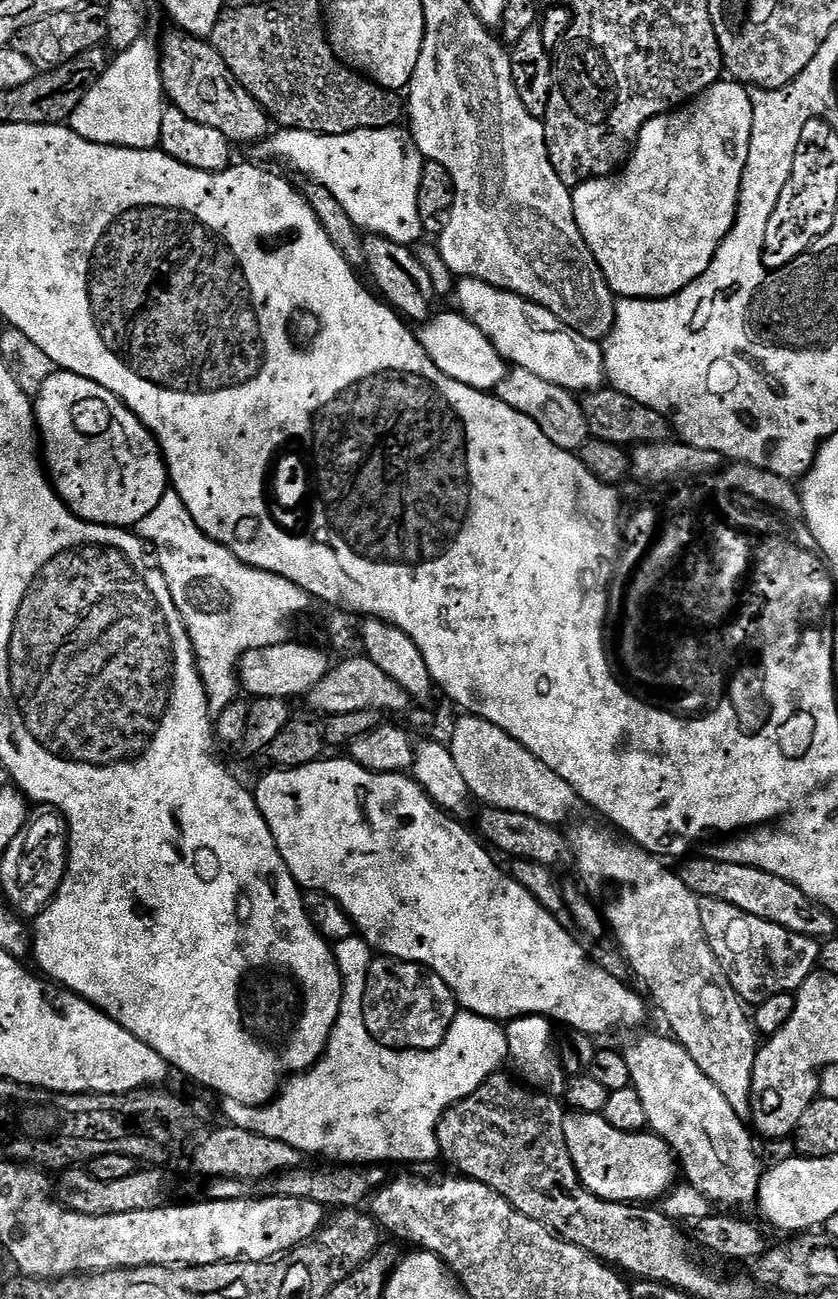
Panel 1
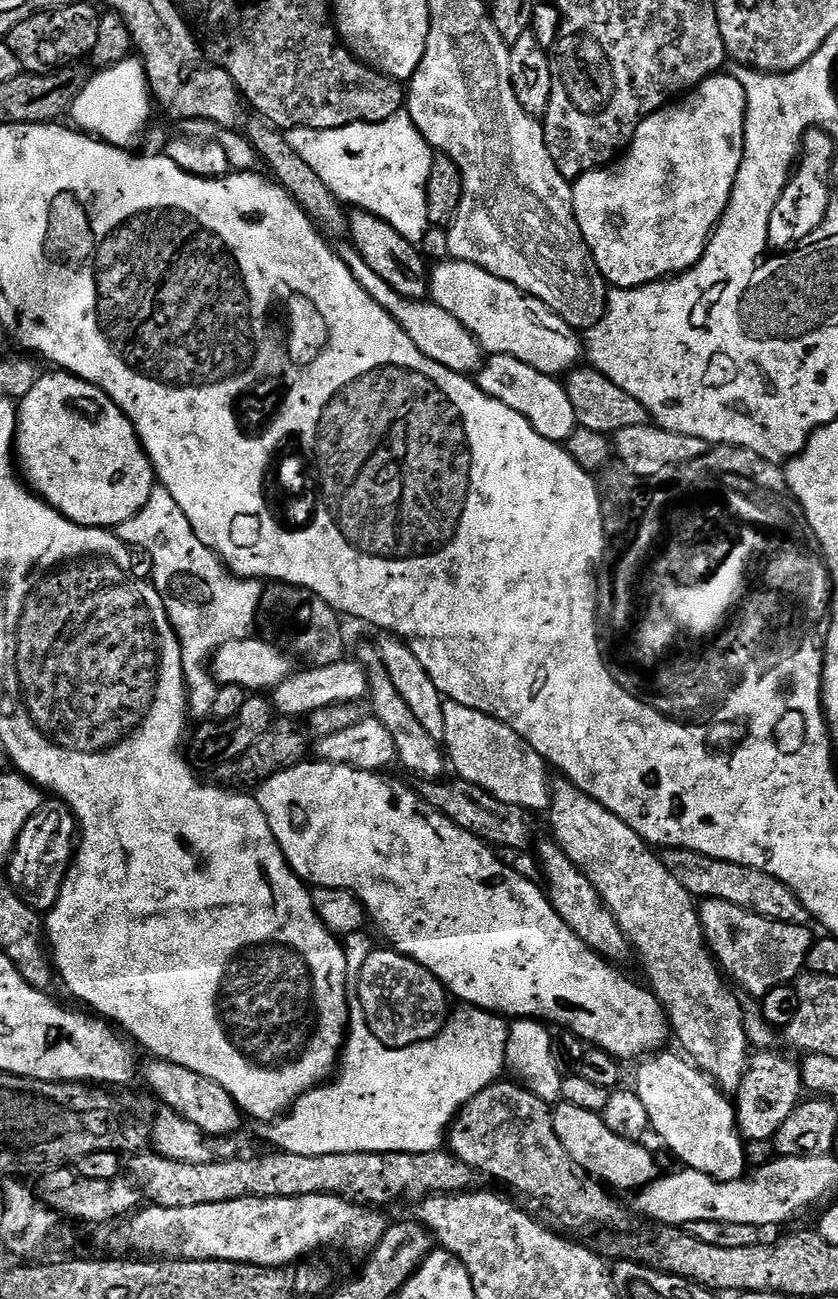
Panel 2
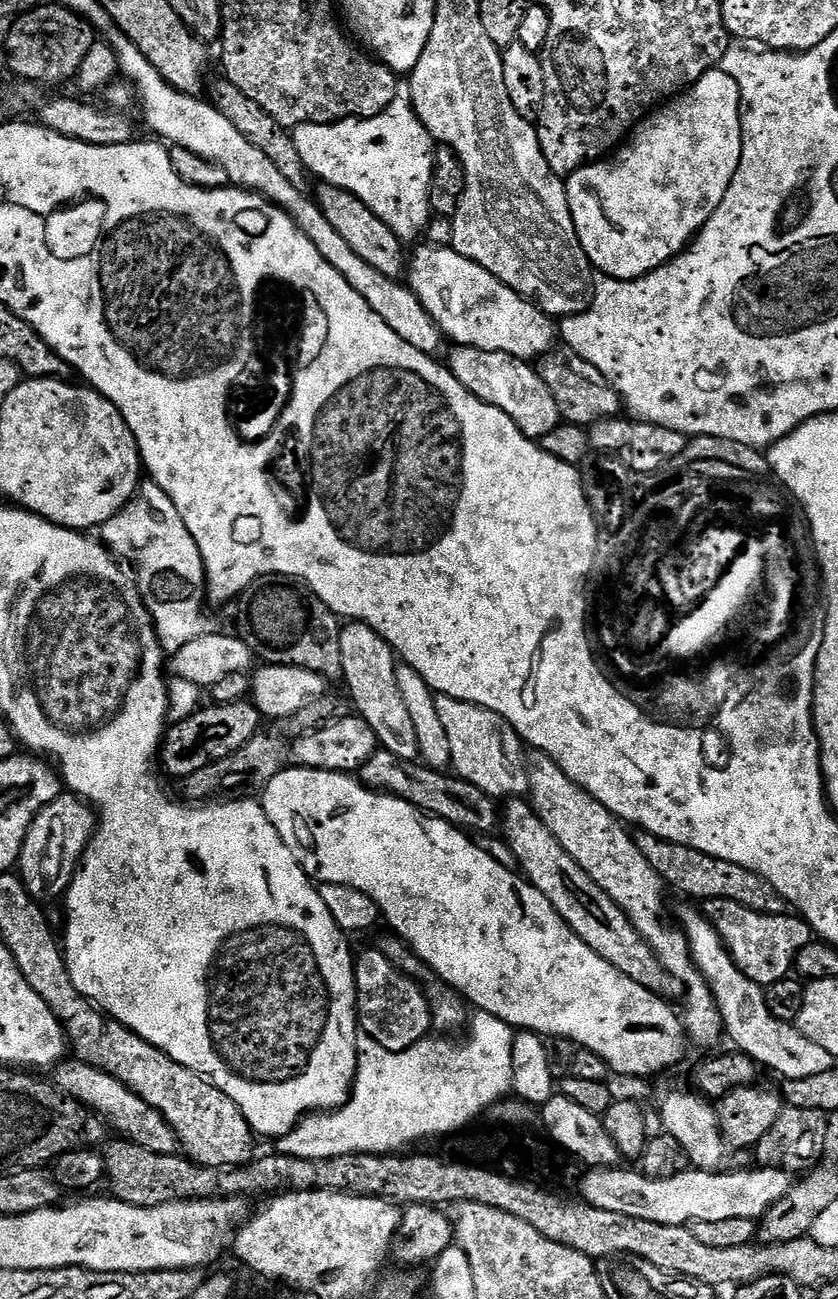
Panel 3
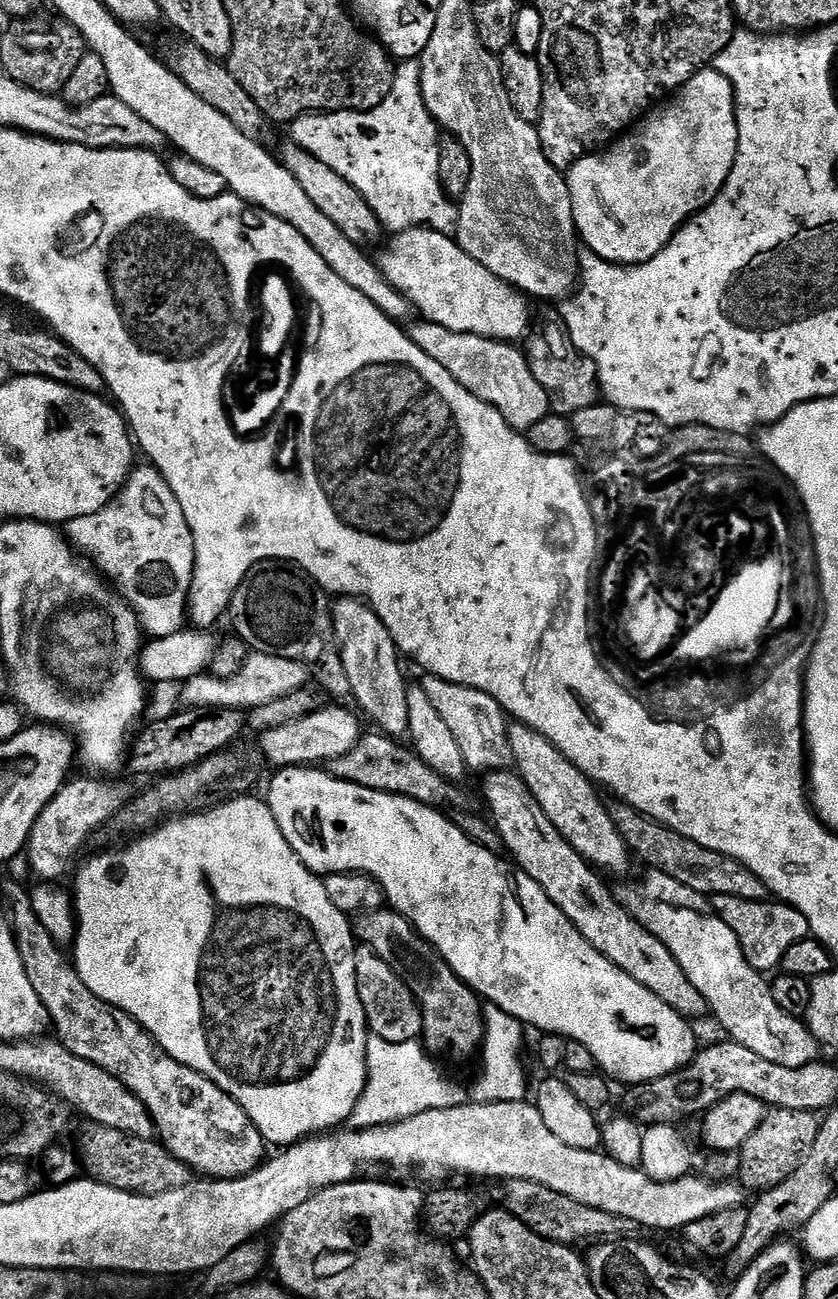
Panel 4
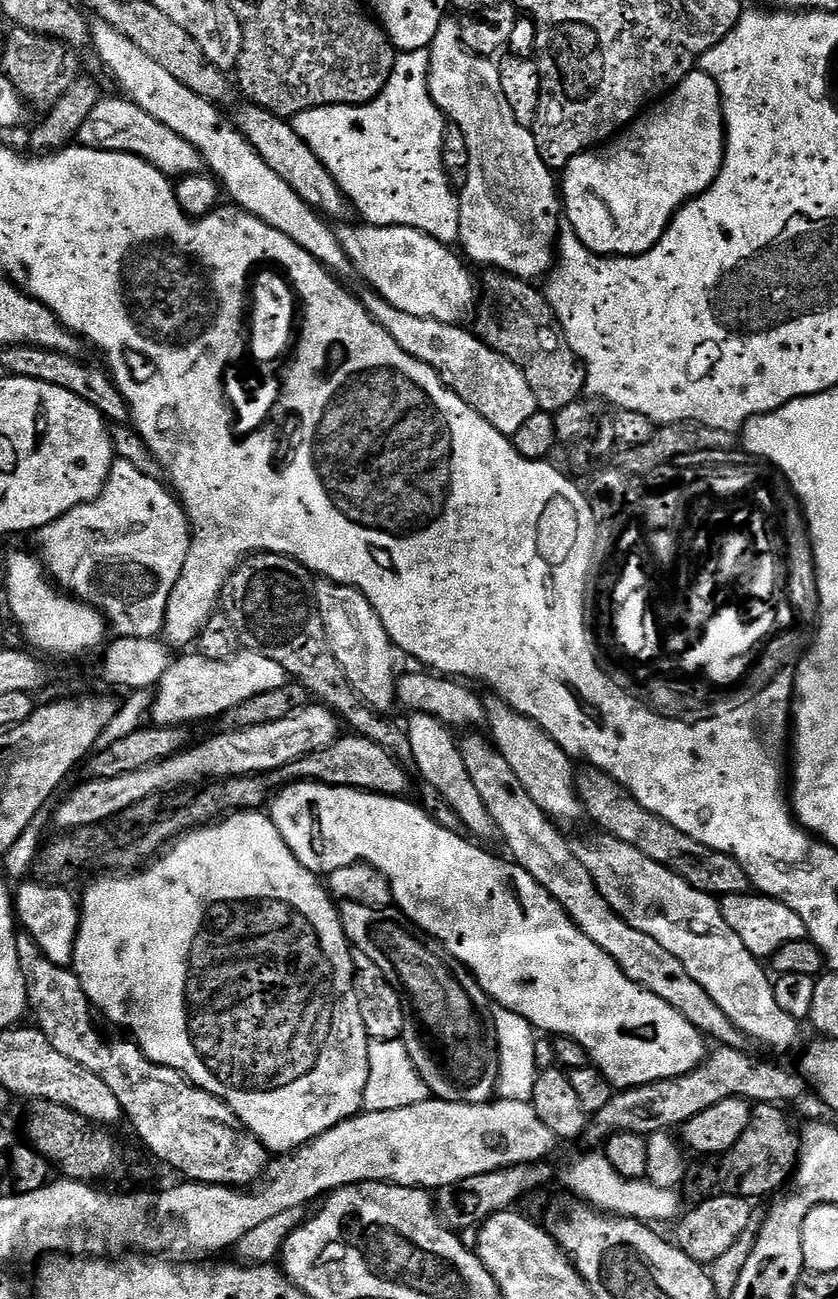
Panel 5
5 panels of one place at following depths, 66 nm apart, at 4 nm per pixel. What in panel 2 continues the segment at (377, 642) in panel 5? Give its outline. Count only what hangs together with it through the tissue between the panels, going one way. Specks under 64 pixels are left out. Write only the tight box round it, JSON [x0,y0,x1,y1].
[358,646,446,781]

